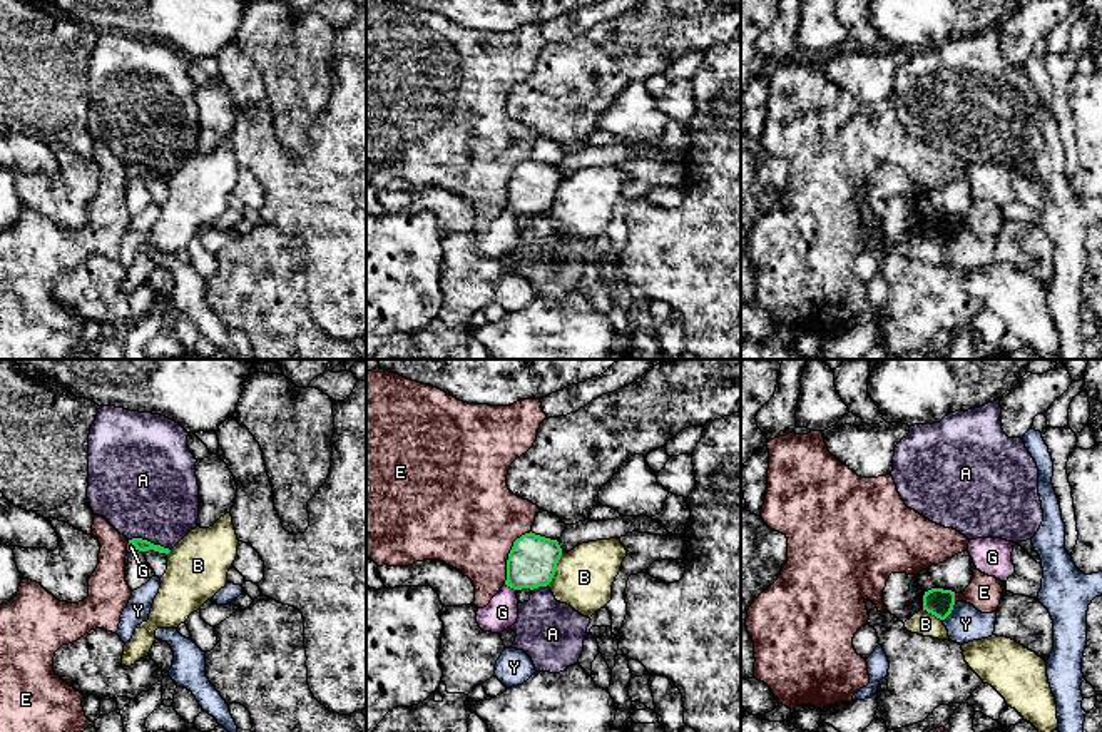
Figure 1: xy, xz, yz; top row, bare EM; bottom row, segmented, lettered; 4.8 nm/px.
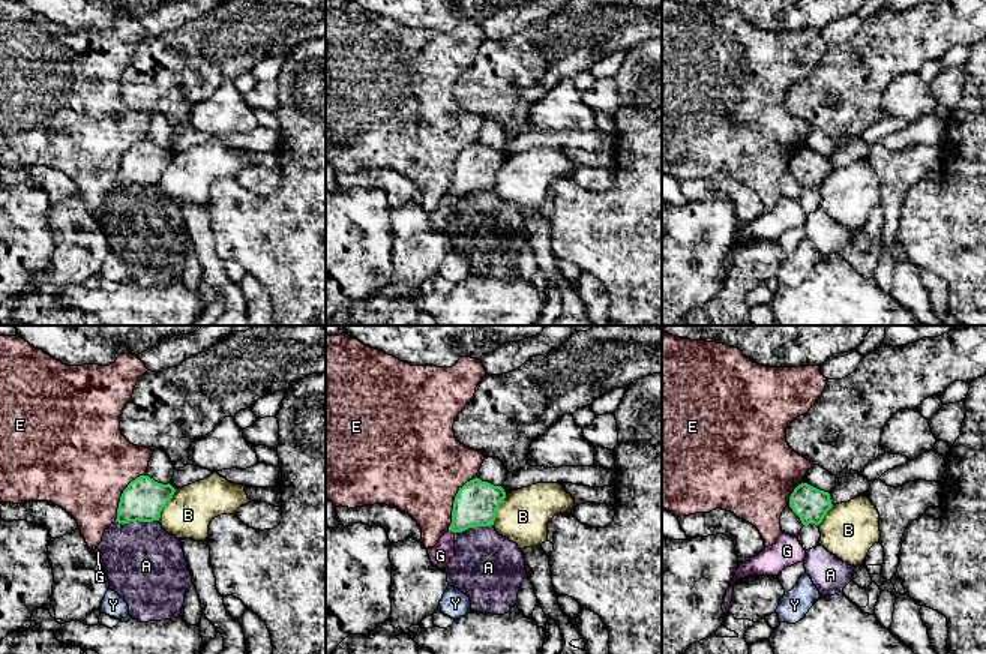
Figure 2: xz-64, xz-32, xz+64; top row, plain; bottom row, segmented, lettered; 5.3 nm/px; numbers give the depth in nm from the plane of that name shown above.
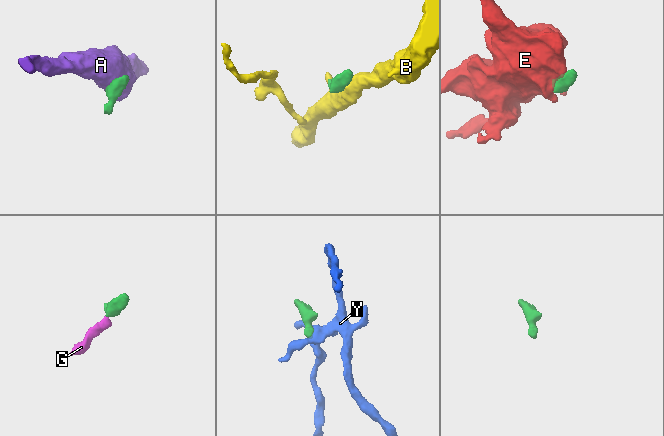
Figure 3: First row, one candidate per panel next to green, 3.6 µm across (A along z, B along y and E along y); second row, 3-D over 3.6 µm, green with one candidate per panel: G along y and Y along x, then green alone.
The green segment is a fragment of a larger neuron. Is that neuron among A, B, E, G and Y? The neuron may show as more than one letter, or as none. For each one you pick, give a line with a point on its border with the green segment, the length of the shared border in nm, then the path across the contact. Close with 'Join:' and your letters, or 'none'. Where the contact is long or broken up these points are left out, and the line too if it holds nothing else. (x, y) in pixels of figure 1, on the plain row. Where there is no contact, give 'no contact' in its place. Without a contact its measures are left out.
G: xz (510, 213) | 70 nm | across xz (532, 186), (510, 213), (502, 238)
Join: G

